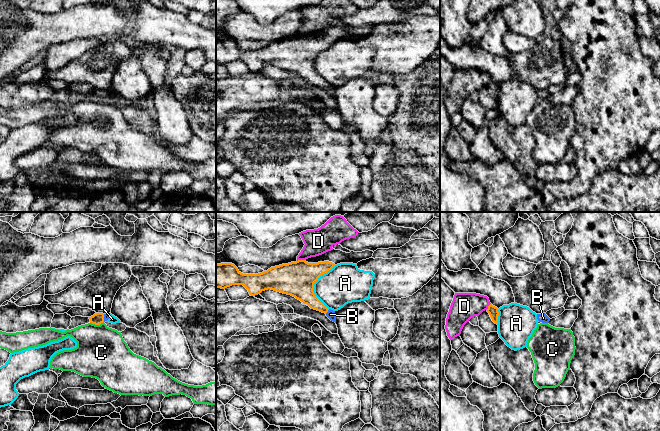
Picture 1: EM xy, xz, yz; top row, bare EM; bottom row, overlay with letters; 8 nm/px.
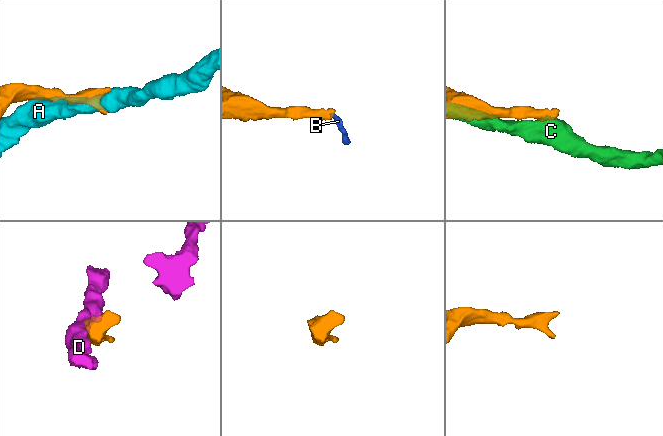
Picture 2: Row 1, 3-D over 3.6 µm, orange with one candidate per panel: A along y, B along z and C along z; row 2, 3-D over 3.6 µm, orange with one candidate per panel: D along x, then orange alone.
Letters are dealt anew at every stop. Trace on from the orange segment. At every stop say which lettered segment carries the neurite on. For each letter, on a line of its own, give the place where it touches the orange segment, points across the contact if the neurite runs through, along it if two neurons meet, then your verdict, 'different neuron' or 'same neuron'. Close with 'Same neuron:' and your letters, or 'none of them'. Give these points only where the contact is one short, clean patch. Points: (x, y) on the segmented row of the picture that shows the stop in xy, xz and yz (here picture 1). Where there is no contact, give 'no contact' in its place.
A: meets orange in xz at (313, 285); different neuron
B: meets orange in xz at (327, 311); runs through xz (303, 291), (317, 305), (327, 311), (330, 314); same neuron
C: meets orange in xy at (96, 324); different neuron
D: meets orange in xz at (300, 260); different neuron
Same neuron: B

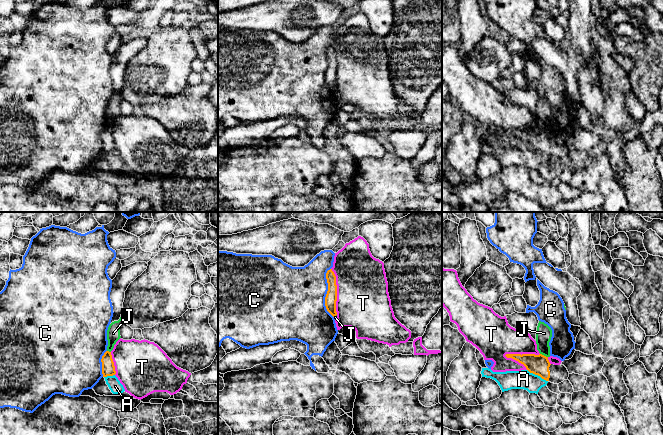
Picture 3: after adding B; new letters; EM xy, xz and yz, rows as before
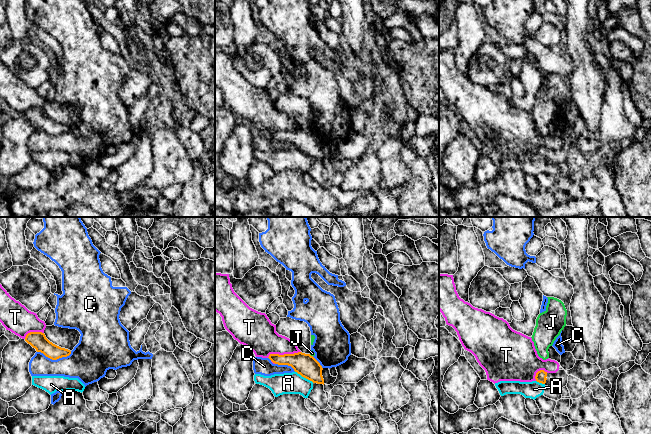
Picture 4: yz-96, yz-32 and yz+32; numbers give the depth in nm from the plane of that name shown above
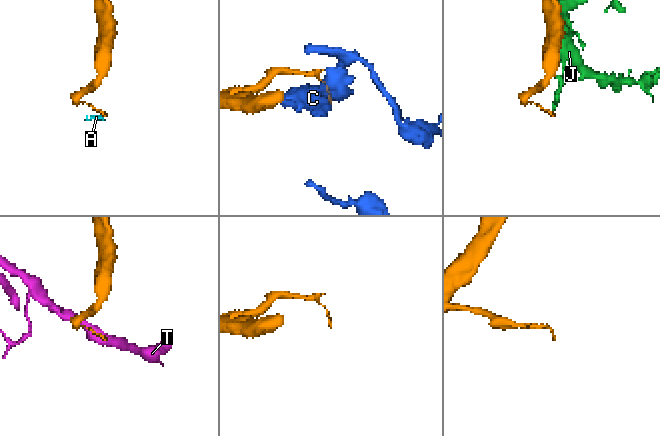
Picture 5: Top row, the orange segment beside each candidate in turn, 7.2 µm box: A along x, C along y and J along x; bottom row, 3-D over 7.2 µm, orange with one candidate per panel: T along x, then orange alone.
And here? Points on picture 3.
A: meets orange in yz at (537, 374); border along yz (527, 369), (547, 381); different neuron
C: meets orange in xz at (327, 293); different neuron
J: meets orange in yz at (543, 355); different neuron
T: meets orange in yz at (520, 354); different neuron
Same neuron: none of them

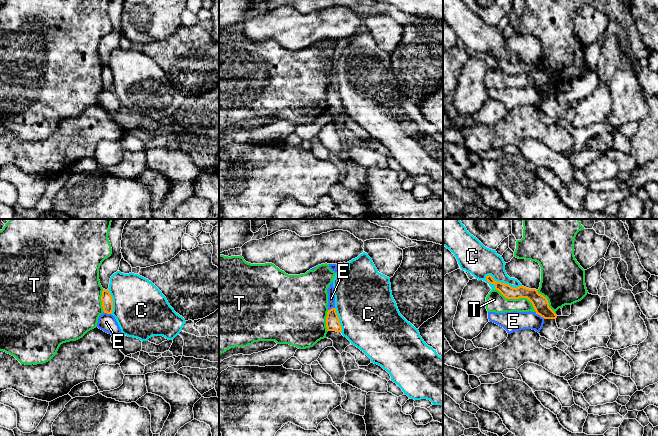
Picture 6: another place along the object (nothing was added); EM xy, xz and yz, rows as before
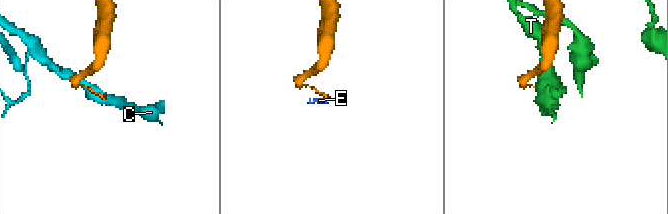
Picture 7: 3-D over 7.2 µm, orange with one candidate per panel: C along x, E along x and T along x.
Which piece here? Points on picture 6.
C: meets orange in yz at (503, 283); different neuron
E: meets orange in yz at (540, 315); border along yz (535, 312), (544, 318); different neuron
T: meets orange in yz at (517, 298); different neuron
Same neuron: none of them

